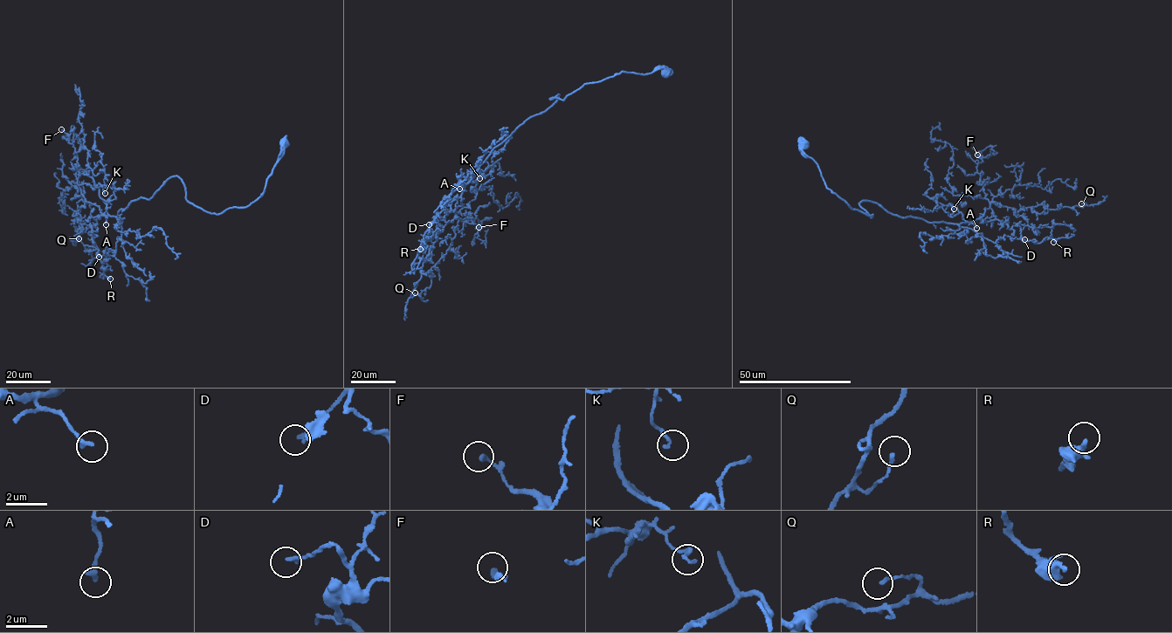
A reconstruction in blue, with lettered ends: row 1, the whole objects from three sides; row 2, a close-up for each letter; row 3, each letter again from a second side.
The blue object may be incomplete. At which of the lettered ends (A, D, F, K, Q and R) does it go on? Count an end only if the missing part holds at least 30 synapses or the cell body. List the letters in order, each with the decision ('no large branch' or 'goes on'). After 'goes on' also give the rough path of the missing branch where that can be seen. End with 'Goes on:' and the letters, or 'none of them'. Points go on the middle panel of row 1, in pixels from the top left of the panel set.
A: goes on | (459, 189), (458, 195), (451, 195), (453, 199), (450, 203), (455, 202)
D: no large branch
F: no large branch
K: no large branch
Q: no large branch
R: no large branch
Goes on: A

